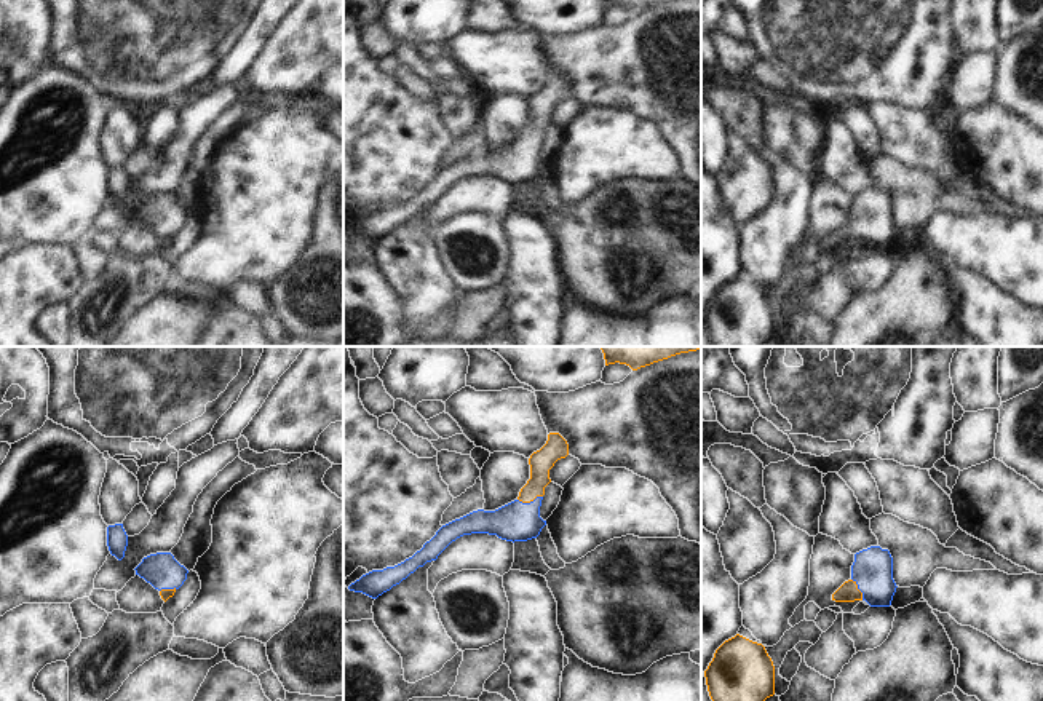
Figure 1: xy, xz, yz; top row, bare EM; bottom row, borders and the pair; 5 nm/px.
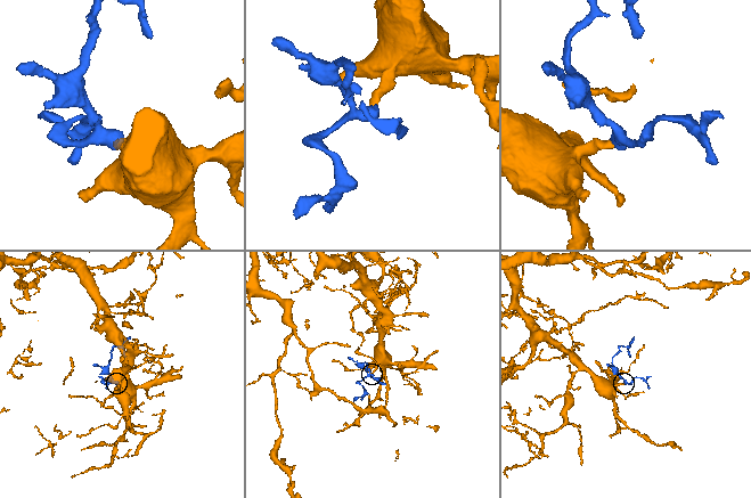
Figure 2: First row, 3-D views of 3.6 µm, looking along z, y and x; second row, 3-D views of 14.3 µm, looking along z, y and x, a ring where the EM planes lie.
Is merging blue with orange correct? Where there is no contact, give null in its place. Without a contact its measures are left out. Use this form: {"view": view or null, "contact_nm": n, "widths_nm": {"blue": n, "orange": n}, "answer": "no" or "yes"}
{"view": "xz", "contact_nm": 130, "widths_nm": {"blue": 200, "orange": 120}, "answer": "yes"}

